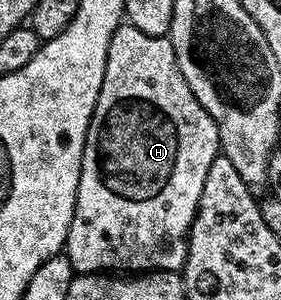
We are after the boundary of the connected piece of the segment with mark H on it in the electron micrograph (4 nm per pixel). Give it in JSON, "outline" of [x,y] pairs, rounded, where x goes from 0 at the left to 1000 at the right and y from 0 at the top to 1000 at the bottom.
{"outline":[[[434,83],[409,110],[409,123],[395,123],[395,163],[381,163],[381,230],[367,243],[367,283],[352,297],[338,377],[310,430],[267,697],[224,827],[224,843],[253,870],[263,907],[281,917],[523,903],[641,907],[658,887],[658,860],[673,840],[673,767],[708,697],[708,657],[722,657],[722,603],[737,603],[737,563],[751,563],[751,537],[765,537],[783,497],[786,473],[765,403],[737,377],[737,363],[722,363],[722,350],[694,337],[680,283],[665,283],[665,270],[651,270],[651,243],[637,243],[637,203],[623,190],[616,140],[591,120],[527,117],[477,90]]]}

